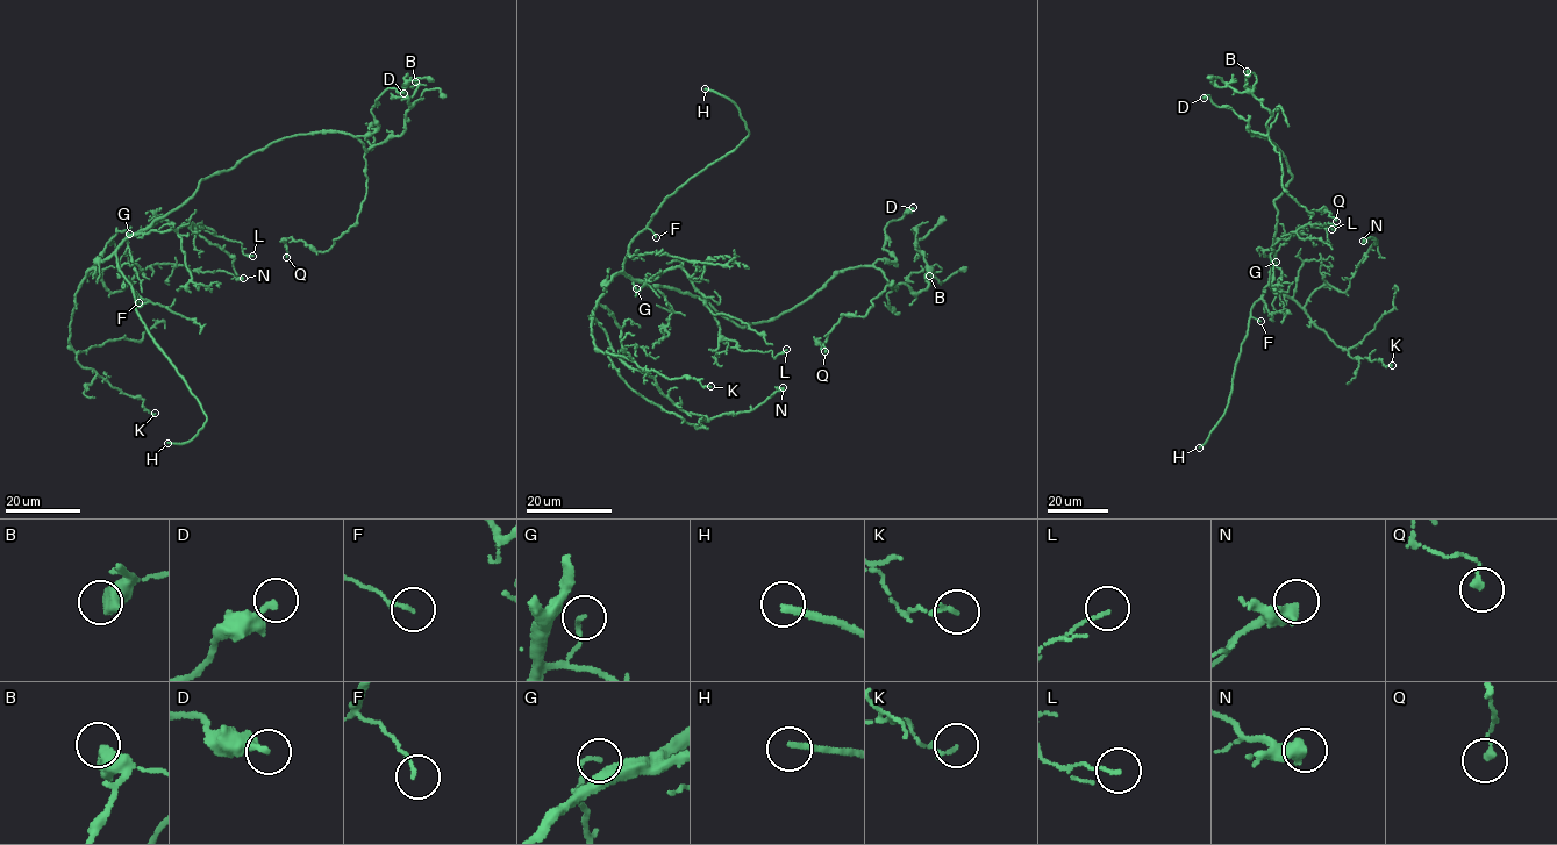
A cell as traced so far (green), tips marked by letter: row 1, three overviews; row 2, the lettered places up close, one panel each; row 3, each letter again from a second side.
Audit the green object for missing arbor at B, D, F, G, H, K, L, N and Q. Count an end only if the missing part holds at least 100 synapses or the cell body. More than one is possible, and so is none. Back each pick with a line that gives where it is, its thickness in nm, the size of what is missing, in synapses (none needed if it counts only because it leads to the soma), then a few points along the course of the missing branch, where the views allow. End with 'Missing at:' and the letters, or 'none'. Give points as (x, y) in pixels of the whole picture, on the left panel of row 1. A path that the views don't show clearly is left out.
H: Place: (168, 443). Thickness 240 nm. Course of what is missing: (168, 443), (121, 415), (85, 384), (59, 349), (57, 326), (63, 320)
Missing at: H

